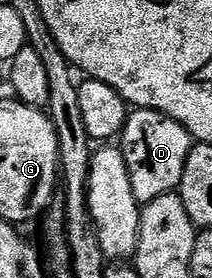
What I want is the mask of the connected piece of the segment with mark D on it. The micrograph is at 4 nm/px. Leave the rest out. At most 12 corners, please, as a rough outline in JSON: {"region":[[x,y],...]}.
{"region":[[152,110],[130,115],[124,145],[143,206],[176,193],[194,141]]}

